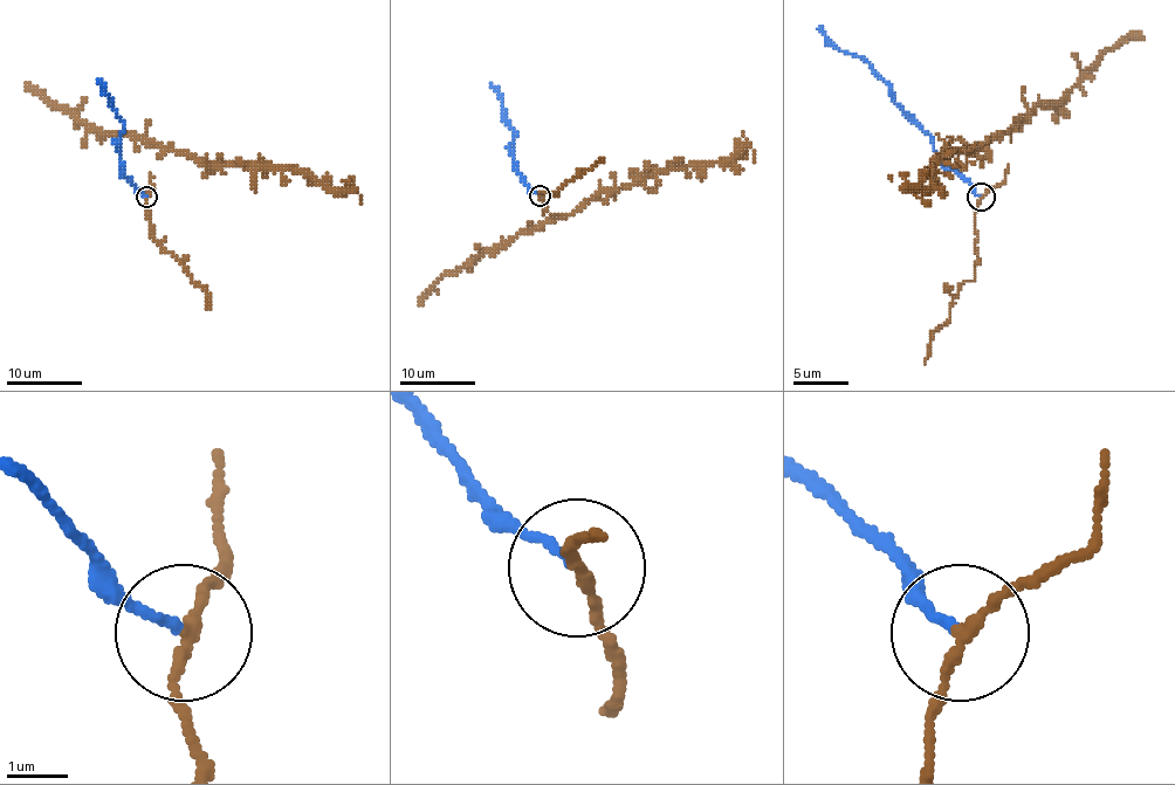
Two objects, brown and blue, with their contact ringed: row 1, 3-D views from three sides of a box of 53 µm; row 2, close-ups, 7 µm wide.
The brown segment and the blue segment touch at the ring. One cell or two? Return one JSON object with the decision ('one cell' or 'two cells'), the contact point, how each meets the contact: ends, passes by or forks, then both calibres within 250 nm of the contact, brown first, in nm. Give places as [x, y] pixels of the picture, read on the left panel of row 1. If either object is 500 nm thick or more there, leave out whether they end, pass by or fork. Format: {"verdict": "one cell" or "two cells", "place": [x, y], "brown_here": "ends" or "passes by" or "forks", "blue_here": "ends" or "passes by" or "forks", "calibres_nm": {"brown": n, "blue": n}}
{"verdict": "two cells", "place": [146, 197], "brown_here": "passes by", "blue_here": "ends", "calibres_nm": {"brown": 170, "blue": 130}}

